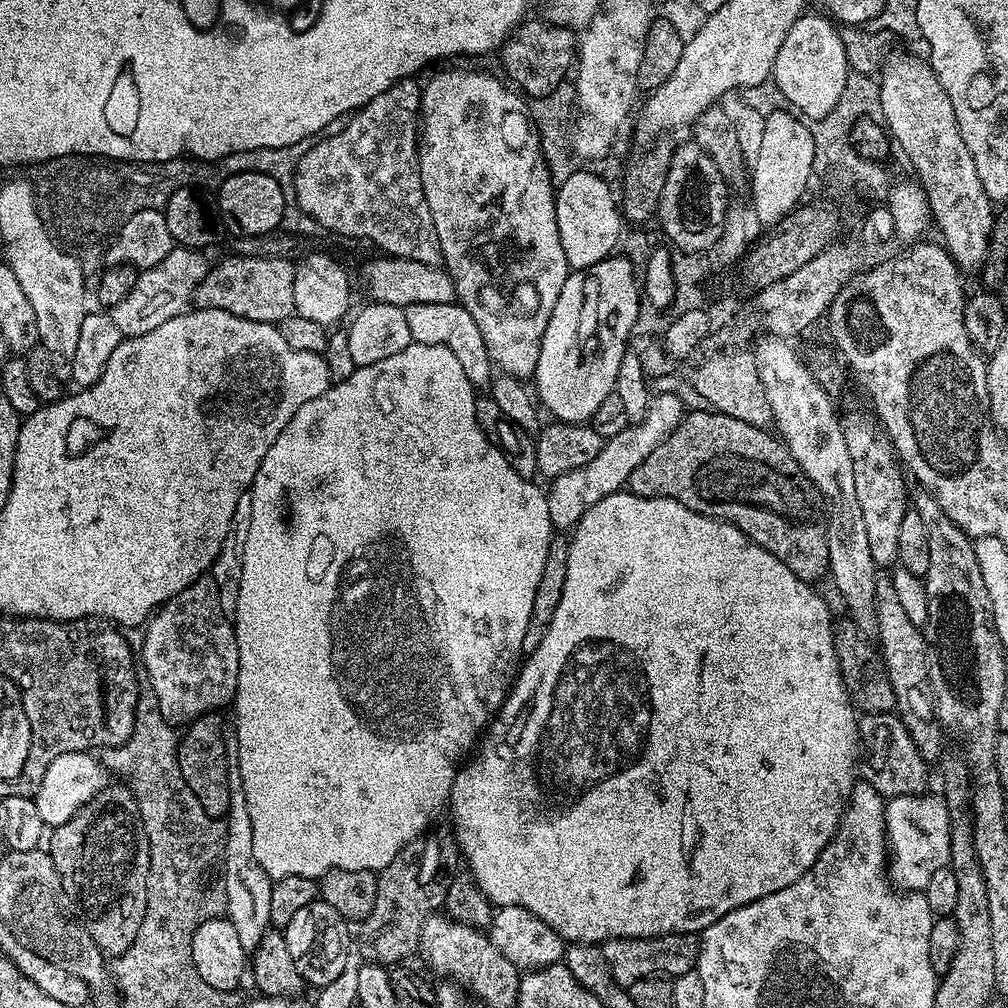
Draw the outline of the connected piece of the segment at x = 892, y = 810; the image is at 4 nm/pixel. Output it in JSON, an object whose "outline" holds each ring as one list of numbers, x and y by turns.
{"outline":[[939,795,893,796,884,808,884,835,890,859,886,864,886,875,902,892,923,892,928,879,938,870,949,867,952,858,952,823,946,802]]}

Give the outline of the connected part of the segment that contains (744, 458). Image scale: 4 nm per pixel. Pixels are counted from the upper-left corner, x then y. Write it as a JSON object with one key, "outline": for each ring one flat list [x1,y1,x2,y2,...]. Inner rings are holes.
{"outline":[[715,410,703,411,704,412,689,411,687,415,684,416,677,428,661,442,661,445,658,446,632,474,630,474,626,485,627,491,634,493,635,496,668,496,671,500,682,502,682,506,686,506,690,510,703,512,707,515,715,516,718,520,724,520,728,524,733,524,738,530,742,530,742,534,746,534,754,542,758,542,758,546,770,550,770,554,774,554,774,558,786,562,786,566,790,566,790,570,794,570,794,574,798,578,809,582,817,582,816,580,822,579,823,576,825,579,825,577,829,575,828,526,826,516,822,511,822,504,818,499,816,487,812,485,810,478,806,478,804,473,801,472,798,462,794,462,794,458,790,454,790,450,784,445,783,439,777,438,771,431,755,428,746,422,738,422,738,418,730,418,721,412]]}

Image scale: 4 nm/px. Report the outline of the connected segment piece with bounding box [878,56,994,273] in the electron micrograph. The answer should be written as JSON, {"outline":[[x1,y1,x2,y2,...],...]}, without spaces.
{"outline":[[916,56,889,59,879,73,878,87,878,112,884,115,883,127,916,167,920,175,918,183,928,196,933,221,940,223,943,247,948,249,956,267,965,273,983,269,992,237,994,204,982,190,982,178,978,178,974,158,970,158,970,150,966,150,966,142,962,142,950,94,942,90,942,82,938,82,931,63]]}

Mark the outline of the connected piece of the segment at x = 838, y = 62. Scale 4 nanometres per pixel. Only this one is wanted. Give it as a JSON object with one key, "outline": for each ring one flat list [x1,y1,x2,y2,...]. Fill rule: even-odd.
{"outline":[[819,15,801,16,778,50,771,74,777,90,793,104,791,107,812,122,824,119,832,113,834,106,838,106,850,71,840,28,827,15]]}

